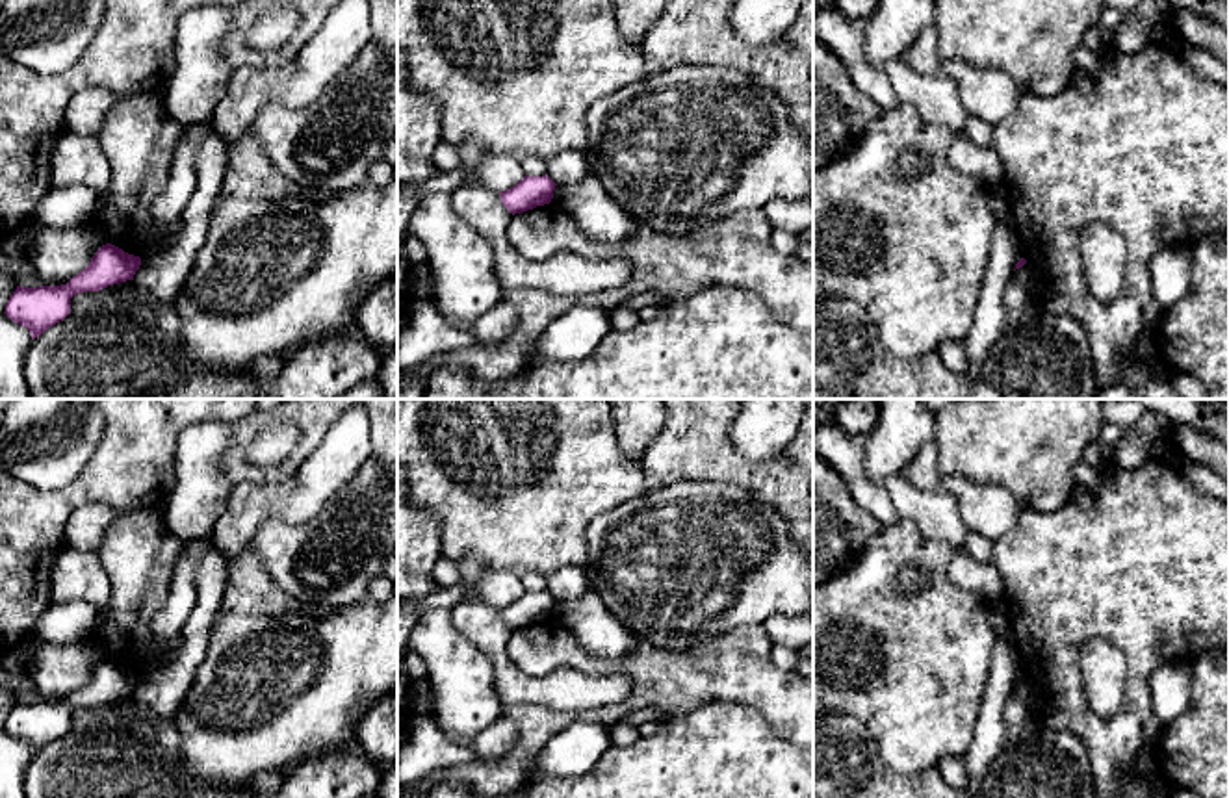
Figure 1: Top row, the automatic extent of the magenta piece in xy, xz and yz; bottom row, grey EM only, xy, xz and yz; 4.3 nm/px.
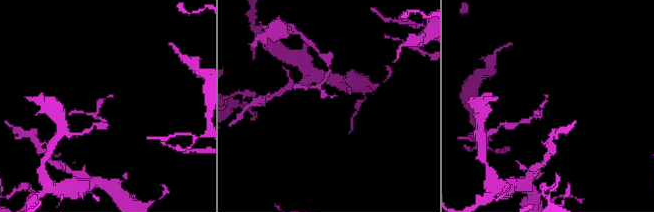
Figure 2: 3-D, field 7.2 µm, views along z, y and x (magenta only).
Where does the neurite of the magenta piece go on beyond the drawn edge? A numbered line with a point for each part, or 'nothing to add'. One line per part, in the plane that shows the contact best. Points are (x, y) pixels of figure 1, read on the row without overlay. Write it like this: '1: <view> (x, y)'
nothing to add

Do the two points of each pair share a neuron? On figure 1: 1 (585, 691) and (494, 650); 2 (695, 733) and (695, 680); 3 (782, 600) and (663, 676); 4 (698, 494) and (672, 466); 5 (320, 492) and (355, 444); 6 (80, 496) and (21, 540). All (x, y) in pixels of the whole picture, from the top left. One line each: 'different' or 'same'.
1: same
2: different
3: different
4: different
5: same
6: same

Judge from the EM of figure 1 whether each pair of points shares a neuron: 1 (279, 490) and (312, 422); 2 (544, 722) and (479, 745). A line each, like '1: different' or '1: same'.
1: different
2: different

